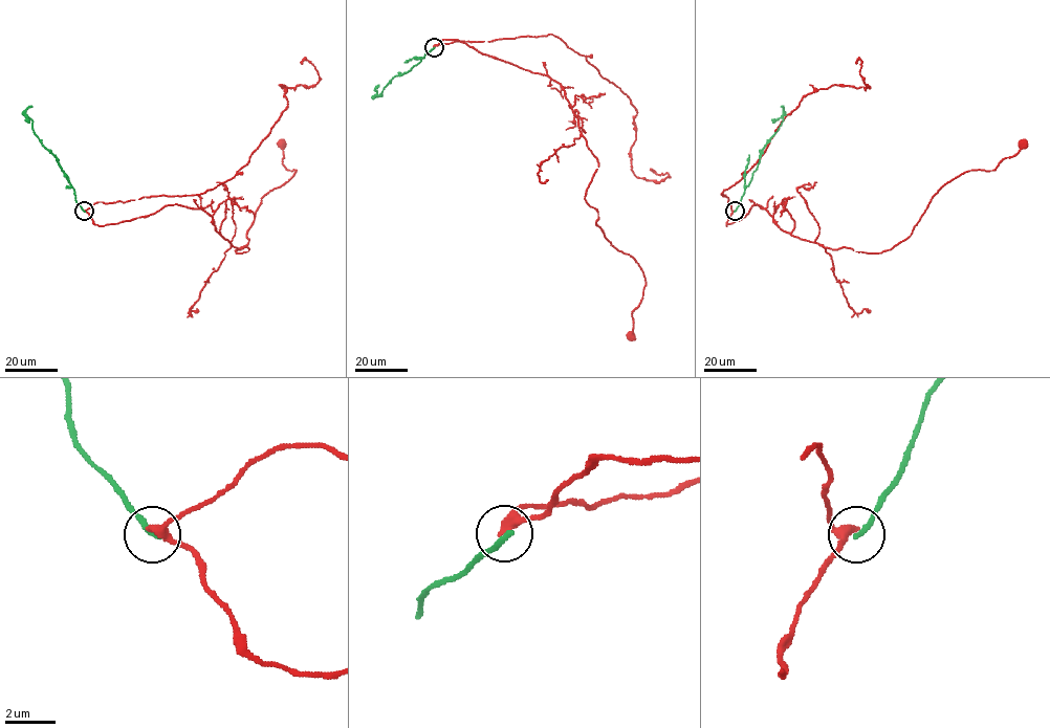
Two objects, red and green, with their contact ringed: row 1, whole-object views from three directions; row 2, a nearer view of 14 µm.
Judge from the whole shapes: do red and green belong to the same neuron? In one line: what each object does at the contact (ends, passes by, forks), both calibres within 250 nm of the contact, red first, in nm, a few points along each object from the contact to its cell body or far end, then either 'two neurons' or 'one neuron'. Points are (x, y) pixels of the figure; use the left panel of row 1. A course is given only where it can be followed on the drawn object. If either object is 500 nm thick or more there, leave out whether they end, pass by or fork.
red passes by; green ends there; 280 nm thick on the red side, 240 nm on the other; red runs (84, 211), (105, 225), (168, 205), (200, 208), (242, 252), (261, 199), (296, 172), (281, 144); green runs (84, 211), (77, 202), (74, 190), (57, 158), (33, 130), (31, 119), (26, 114), (31, 106); two neurons

